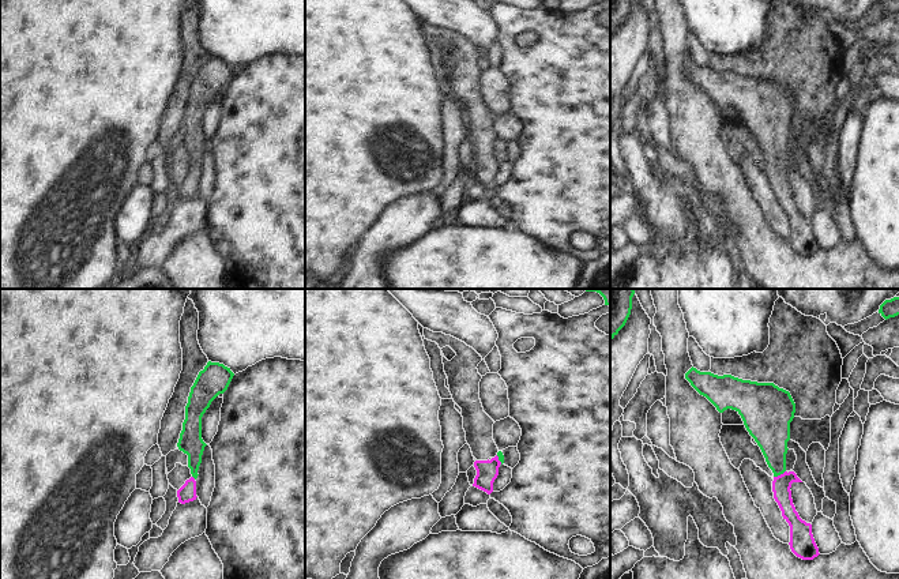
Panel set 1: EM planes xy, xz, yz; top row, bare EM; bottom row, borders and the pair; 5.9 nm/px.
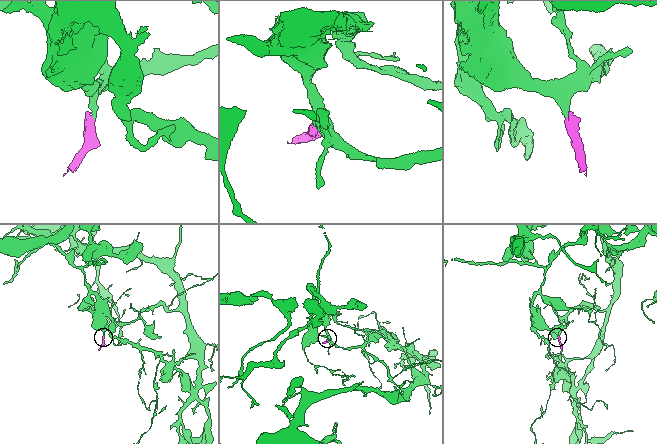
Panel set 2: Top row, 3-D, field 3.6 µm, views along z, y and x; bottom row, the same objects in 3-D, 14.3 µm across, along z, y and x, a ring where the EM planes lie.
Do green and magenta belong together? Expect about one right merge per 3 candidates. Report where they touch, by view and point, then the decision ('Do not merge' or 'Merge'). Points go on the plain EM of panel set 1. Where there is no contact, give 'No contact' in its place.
Touches green at yz (779, 169). Merge.

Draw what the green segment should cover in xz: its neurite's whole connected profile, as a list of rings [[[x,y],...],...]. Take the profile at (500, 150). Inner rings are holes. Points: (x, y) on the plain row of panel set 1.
[[[501,146],[497,147],[490,155],[475,155],[474,162],[477,170],[473,181],[490,189],[493,187],[493,177],[499,170],[499,162],[504,158],[504,150]]]

